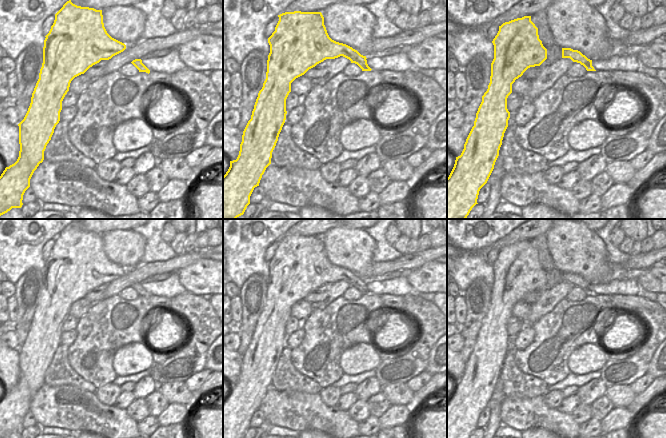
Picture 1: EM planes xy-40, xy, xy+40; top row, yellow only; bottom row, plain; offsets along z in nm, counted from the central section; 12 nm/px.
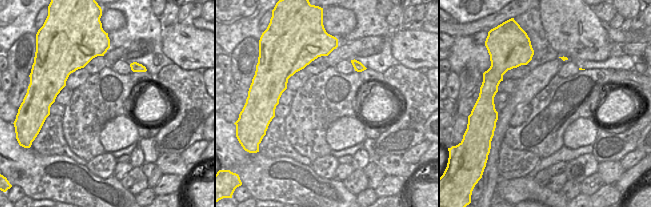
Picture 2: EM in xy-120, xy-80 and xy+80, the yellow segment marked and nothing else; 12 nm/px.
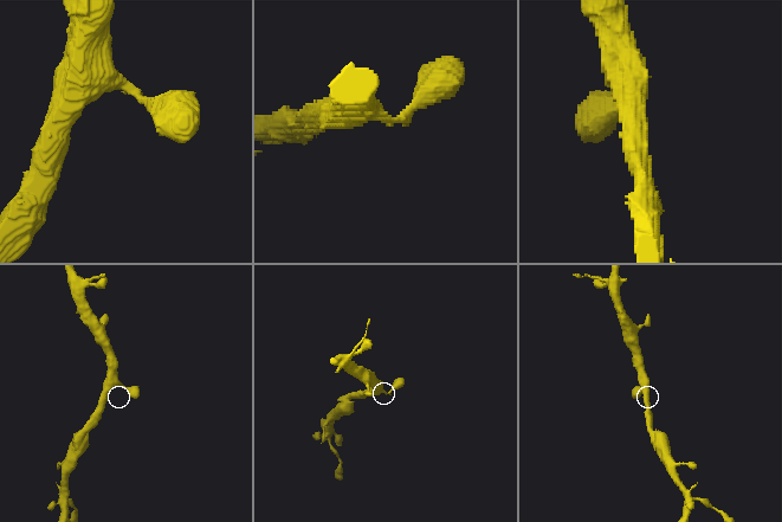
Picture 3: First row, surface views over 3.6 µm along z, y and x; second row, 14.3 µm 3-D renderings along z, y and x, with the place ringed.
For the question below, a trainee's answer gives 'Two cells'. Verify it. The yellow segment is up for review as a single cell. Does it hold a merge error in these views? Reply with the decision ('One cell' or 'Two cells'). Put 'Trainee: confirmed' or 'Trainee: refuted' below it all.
One cell
Trainee: refuted

